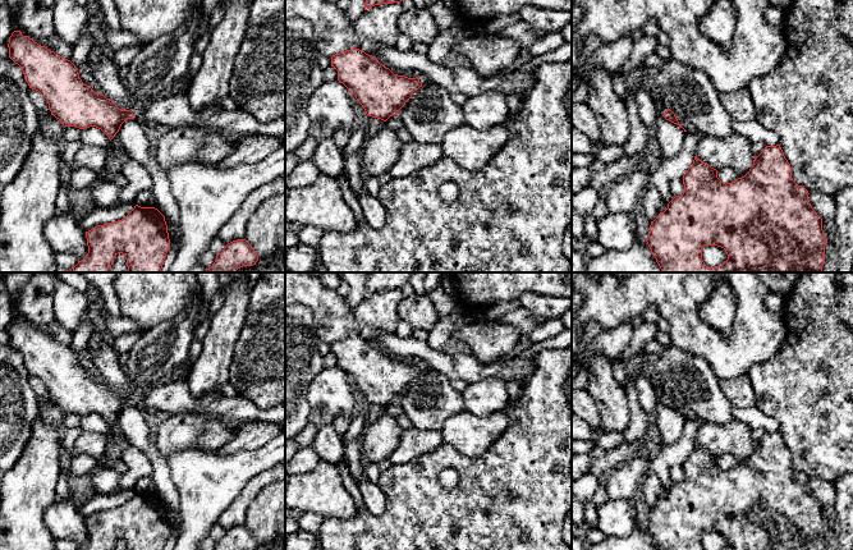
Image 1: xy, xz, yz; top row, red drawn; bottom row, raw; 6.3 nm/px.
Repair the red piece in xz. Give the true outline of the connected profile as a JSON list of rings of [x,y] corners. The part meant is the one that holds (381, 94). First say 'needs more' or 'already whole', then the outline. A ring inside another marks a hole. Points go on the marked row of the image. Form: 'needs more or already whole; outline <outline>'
needs more; outline [[[359,49],[333,55],[331,67],[338,70],[338,81],[356,96],[366,114],[384,122],[398,114],[413,92],[430,82],[423,74],[416,78],[394,74]]]

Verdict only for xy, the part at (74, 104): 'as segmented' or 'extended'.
extended

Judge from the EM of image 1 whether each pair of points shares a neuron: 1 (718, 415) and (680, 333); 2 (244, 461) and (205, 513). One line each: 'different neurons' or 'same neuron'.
1: different neurons
2: same neuron

